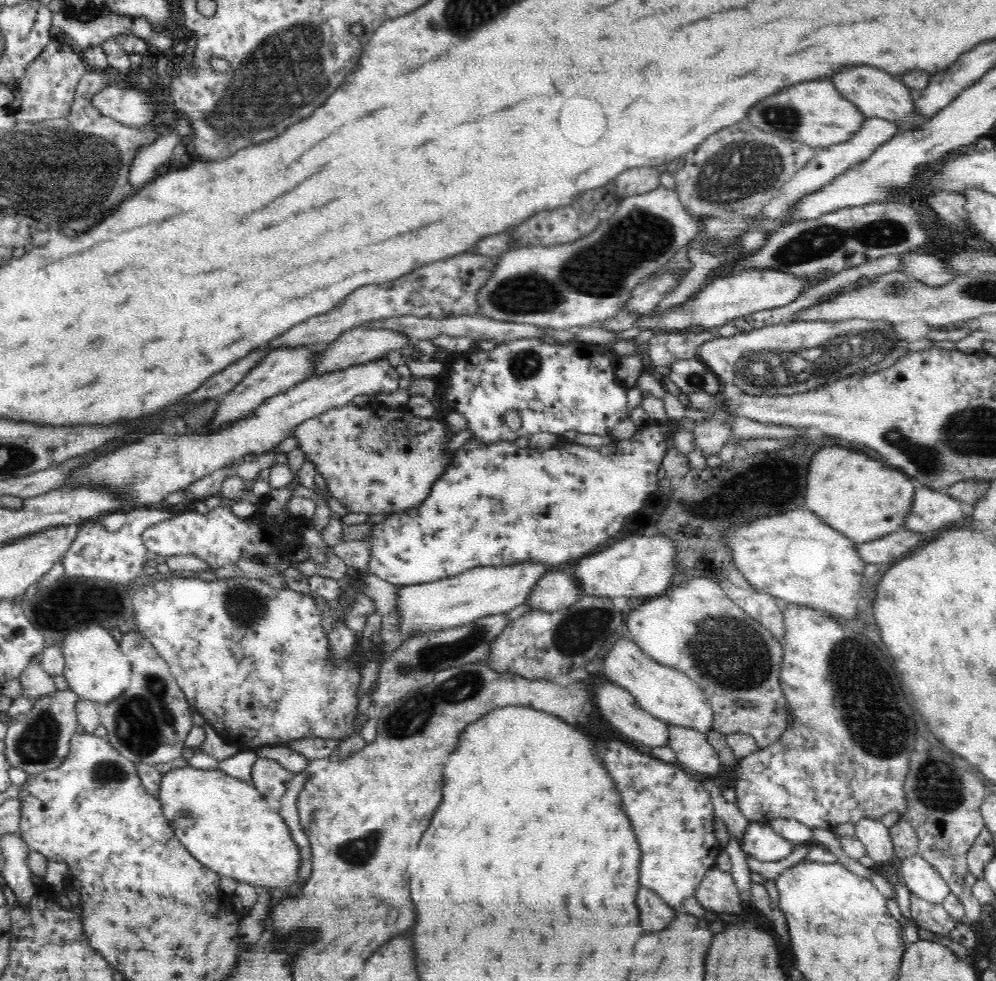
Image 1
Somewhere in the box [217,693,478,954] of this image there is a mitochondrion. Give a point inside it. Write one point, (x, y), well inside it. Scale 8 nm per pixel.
(358, 851)

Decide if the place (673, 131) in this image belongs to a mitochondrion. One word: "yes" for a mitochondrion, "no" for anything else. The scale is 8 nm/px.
no

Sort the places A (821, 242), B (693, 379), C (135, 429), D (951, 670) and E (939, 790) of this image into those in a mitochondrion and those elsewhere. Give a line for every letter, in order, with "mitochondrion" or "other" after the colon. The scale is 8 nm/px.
A: mitochondrion
B: mitochondrion
C: other
D: other
E: mitochondrion

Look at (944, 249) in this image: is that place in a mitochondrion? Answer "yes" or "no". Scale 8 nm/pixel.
no

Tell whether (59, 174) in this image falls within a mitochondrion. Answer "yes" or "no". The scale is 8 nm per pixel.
yes

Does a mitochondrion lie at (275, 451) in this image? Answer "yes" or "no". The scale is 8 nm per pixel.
no

